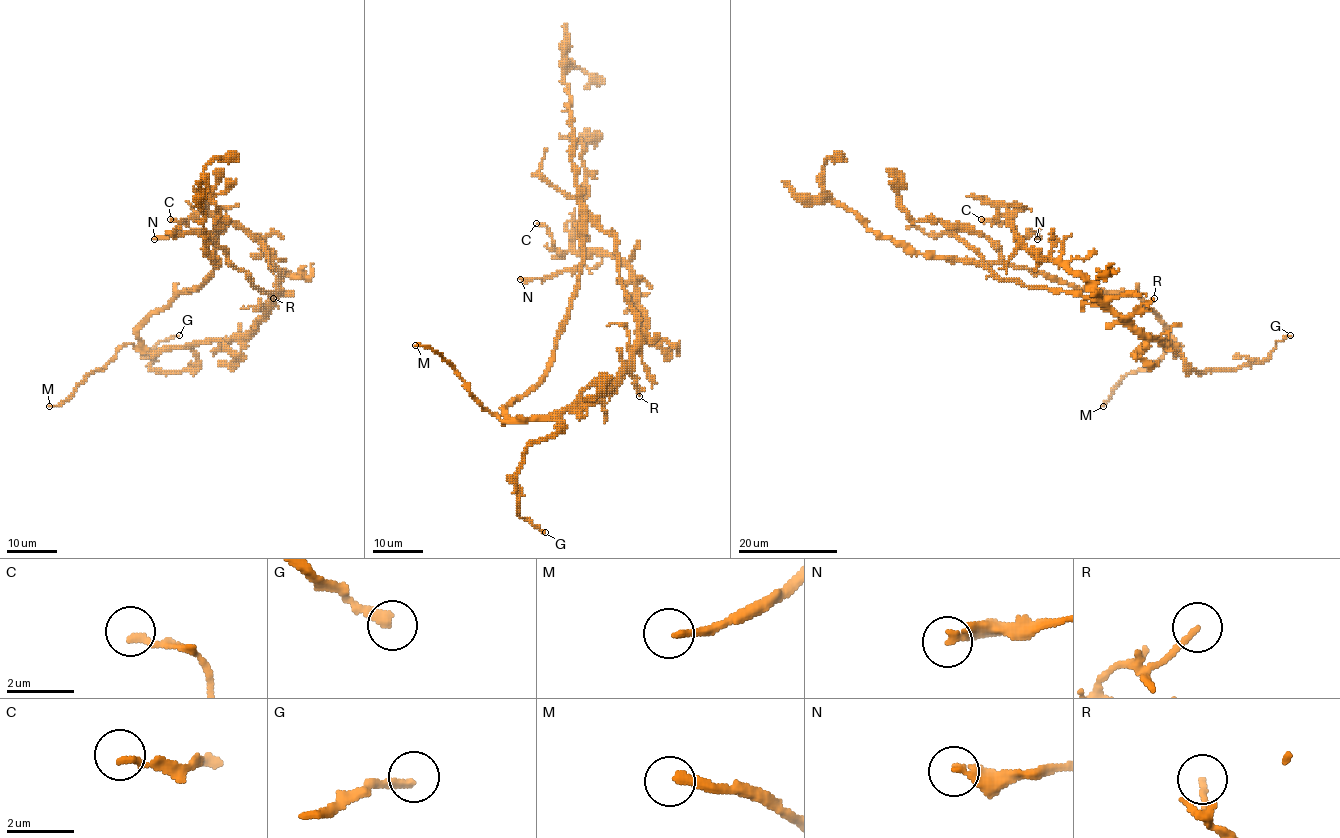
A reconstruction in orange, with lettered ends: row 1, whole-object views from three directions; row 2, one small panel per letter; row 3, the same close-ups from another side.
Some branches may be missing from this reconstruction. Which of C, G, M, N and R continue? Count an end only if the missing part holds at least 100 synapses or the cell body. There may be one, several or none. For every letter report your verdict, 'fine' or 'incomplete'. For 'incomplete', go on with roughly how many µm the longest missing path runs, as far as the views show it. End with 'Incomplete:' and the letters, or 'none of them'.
C: fine
G: fine
M: incomplete; missing 100 µm
N: fine
R: fine
Incomplete: M

